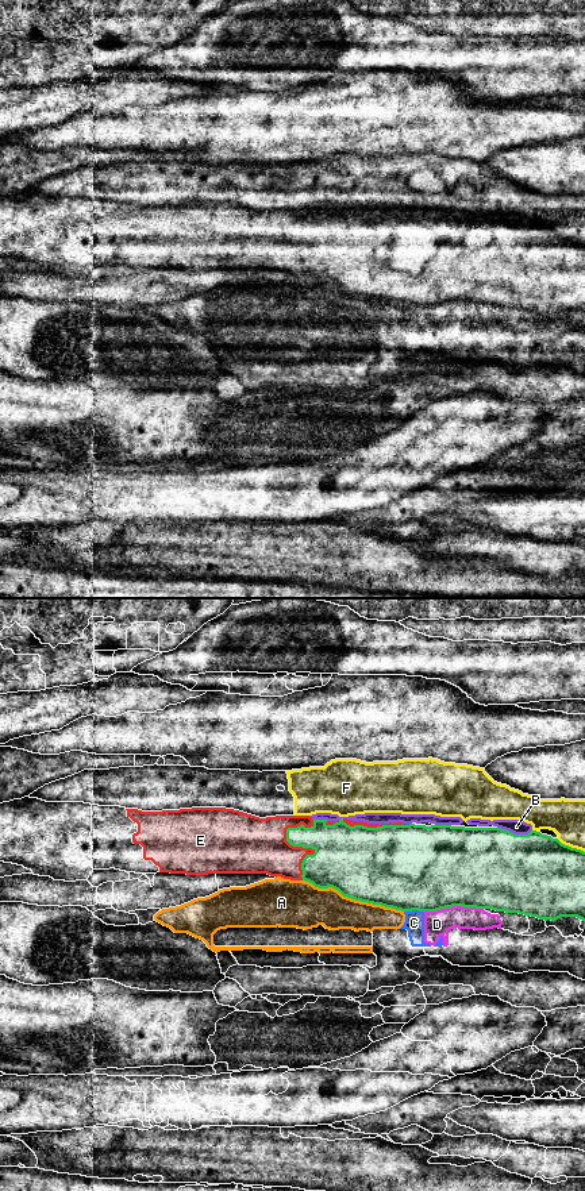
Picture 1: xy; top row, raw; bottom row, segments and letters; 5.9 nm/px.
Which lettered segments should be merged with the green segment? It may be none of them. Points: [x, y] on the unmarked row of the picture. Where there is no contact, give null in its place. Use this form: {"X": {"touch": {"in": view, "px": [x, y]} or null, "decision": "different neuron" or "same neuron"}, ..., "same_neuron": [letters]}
{"A": {"touch": {"in": "xy", "px": [353, 293]}, "decision": "different neuron"}, "B": {"touch": {"in": "xy", "px": [514, 228]}, "decision": "different neuron"}, "C": {"touch": {"in": "xy", "px": [414, 304]}, "decision": "different neuron"}, "D": {"touch": {"in": "xy", "px": [453, 300]}, "decision": "different neuron"}, "E": {"touch": {"in": "xy", "px": [296, 241]}, "decision": "same neuron"}, "F": {"touch": {"in": "xy", "px": [570, 242]}, "decision": "different neuron"}, "same_neuron": ["E"]}

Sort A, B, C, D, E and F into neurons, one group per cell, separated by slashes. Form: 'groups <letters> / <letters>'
groups A C D / B / E / F

